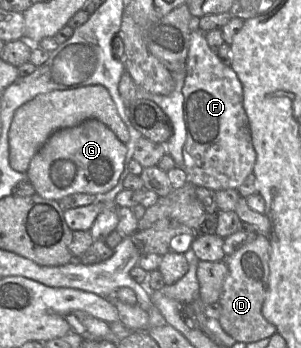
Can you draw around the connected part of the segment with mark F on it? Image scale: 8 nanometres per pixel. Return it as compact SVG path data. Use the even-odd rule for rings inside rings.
M193 17L193 30L190 34L190 47L186 62L186 78L182 89L187 135L183 147L185 172L188 182L195 186L206 187L215 192L227 189L237 190L250 174L254 174L256 164L249 120L243 106L243 87L235 71L225 65L217 53L210 49L205 34L206 32L199 29L199 18Z

